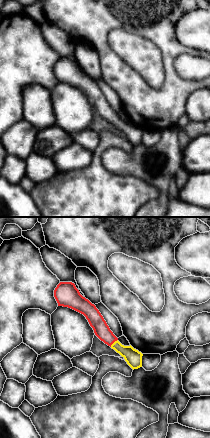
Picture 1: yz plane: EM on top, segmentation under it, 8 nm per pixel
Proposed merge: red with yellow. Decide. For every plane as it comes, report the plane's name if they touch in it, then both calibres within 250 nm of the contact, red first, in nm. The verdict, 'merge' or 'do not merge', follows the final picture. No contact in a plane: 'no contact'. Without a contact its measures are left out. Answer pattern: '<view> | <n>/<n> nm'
yz | 120/140 nm

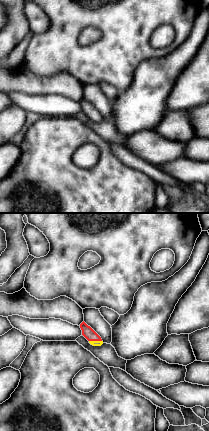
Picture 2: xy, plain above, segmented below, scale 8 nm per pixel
xy | 90/50 nm

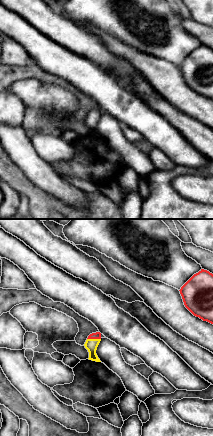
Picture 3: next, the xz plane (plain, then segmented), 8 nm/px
xz | 60/100 nm

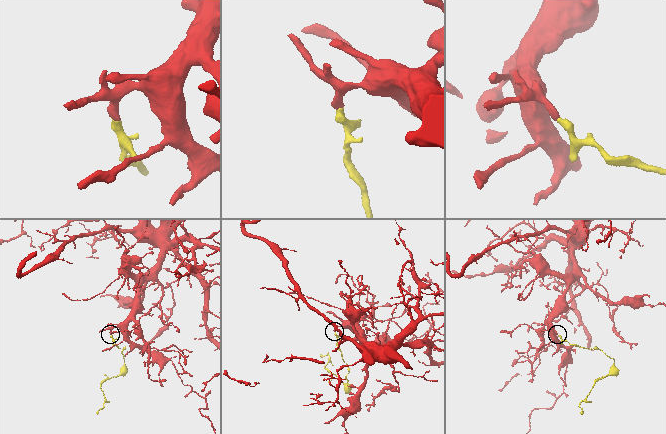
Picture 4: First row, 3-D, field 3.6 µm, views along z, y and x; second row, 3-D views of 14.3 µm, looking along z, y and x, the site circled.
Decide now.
merge

